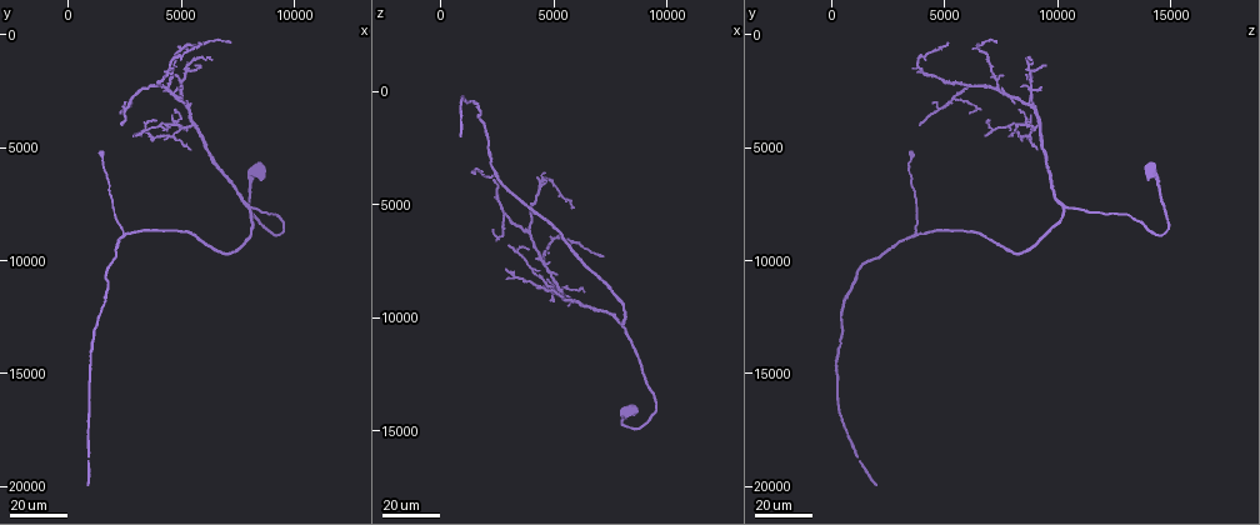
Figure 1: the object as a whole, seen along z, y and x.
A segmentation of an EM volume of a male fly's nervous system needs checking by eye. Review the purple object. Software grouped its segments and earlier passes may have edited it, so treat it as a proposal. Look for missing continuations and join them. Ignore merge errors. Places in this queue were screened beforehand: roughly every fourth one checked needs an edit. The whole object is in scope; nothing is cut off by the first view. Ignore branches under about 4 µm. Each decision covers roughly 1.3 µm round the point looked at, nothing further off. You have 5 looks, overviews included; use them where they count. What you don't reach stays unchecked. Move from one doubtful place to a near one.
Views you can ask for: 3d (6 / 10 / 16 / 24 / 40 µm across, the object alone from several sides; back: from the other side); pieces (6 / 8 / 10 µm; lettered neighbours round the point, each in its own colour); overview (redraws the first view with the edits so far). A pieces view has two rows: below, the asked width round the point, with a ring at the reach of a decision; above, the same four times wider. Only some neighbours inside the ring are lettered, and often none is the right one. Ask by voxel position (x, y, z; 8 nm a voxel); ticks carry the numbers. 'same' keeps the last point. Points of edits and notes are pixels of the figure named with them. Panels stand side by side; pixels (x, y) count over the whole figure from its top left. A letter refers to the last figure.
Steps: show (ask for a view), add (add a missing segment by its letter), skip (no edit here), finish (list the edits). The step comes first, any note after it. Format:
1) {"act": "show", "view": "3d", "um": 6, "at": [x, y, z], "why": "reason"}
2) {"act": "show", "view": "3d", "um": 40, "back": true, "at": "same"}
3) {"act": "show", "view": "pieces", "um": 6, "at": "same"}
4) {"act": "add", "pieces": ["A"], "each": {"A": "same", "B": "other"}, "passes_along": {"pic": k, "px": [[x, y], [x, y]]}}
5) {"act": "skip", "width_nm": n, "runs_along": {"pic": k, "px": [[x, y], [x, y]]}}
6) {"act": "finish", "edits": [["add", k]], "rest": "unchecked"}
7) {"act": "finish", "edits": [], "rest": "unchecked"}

{"act": "show", "view": "3d", "um": 16, "at": [2400, 4000, 3900]}

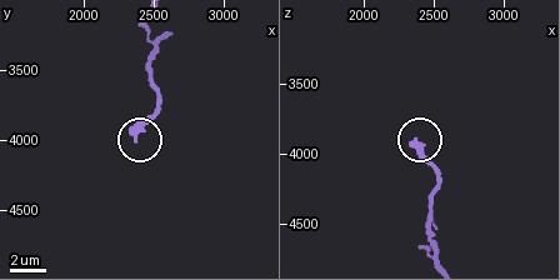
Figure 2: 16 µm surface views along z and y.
{"act": "show", "view": "pieces", "um": 10, "at": [2380, 3980, 3920], "why": "see the neighbours"}

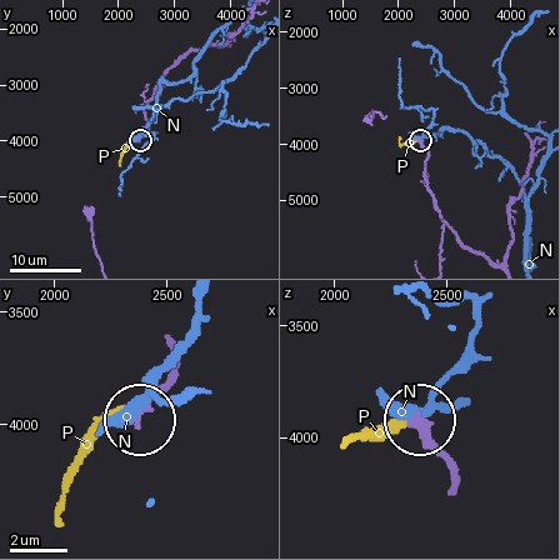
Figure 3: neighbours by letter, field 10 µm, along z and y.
{"act": "add", "pieces": ["P"], "width_nm": 310, "each": {"N": "other", "P": "same"}, "found": "it goes on there"}

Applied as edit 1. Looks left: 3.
{"act": "show", "view": "overview", "why": "see it whole again"}

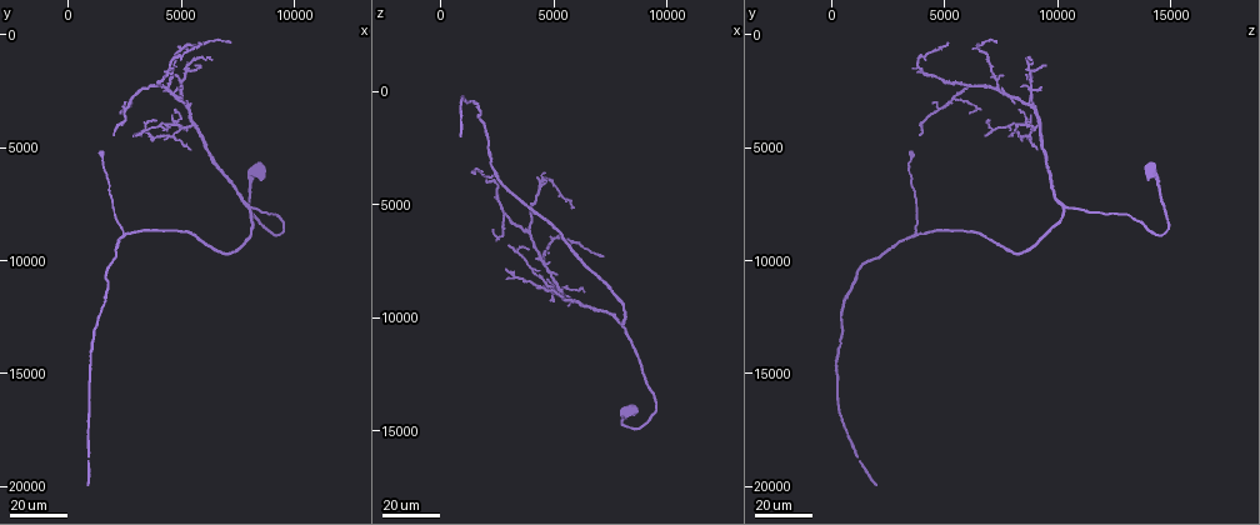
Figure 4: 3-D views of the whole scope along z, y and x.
{"act": "show", "view": "3d", "um": 16, "at": [1400, 5200, 3500], "why": "end of a long branch"}

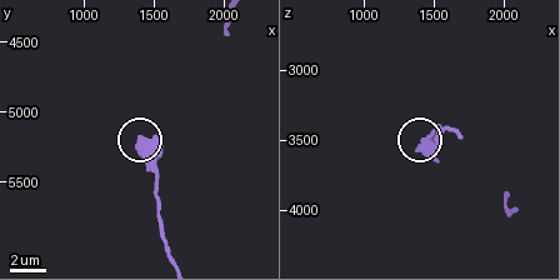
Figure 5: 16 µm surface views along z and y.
{"act": "show", "view": "pieces", "um": 6, "at": "same", "why": "what lies round it"}

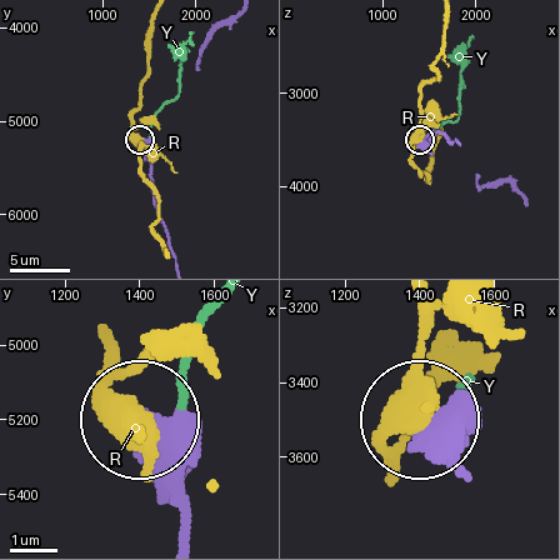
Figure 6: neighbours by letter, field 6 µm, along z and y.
{"act": "add", "pieces": ["Y"], "each": {"R": "other", "Y": "same"}, "passes_along": {"pic": 6, "px": [[185, 531], [185, 369], [209, 309]]}, "found": "it goes on there"}

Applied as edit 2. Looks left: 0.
{"act": "finish", "edits": [["add", 3], ["add", 6]], "rest": "unchecked"}

